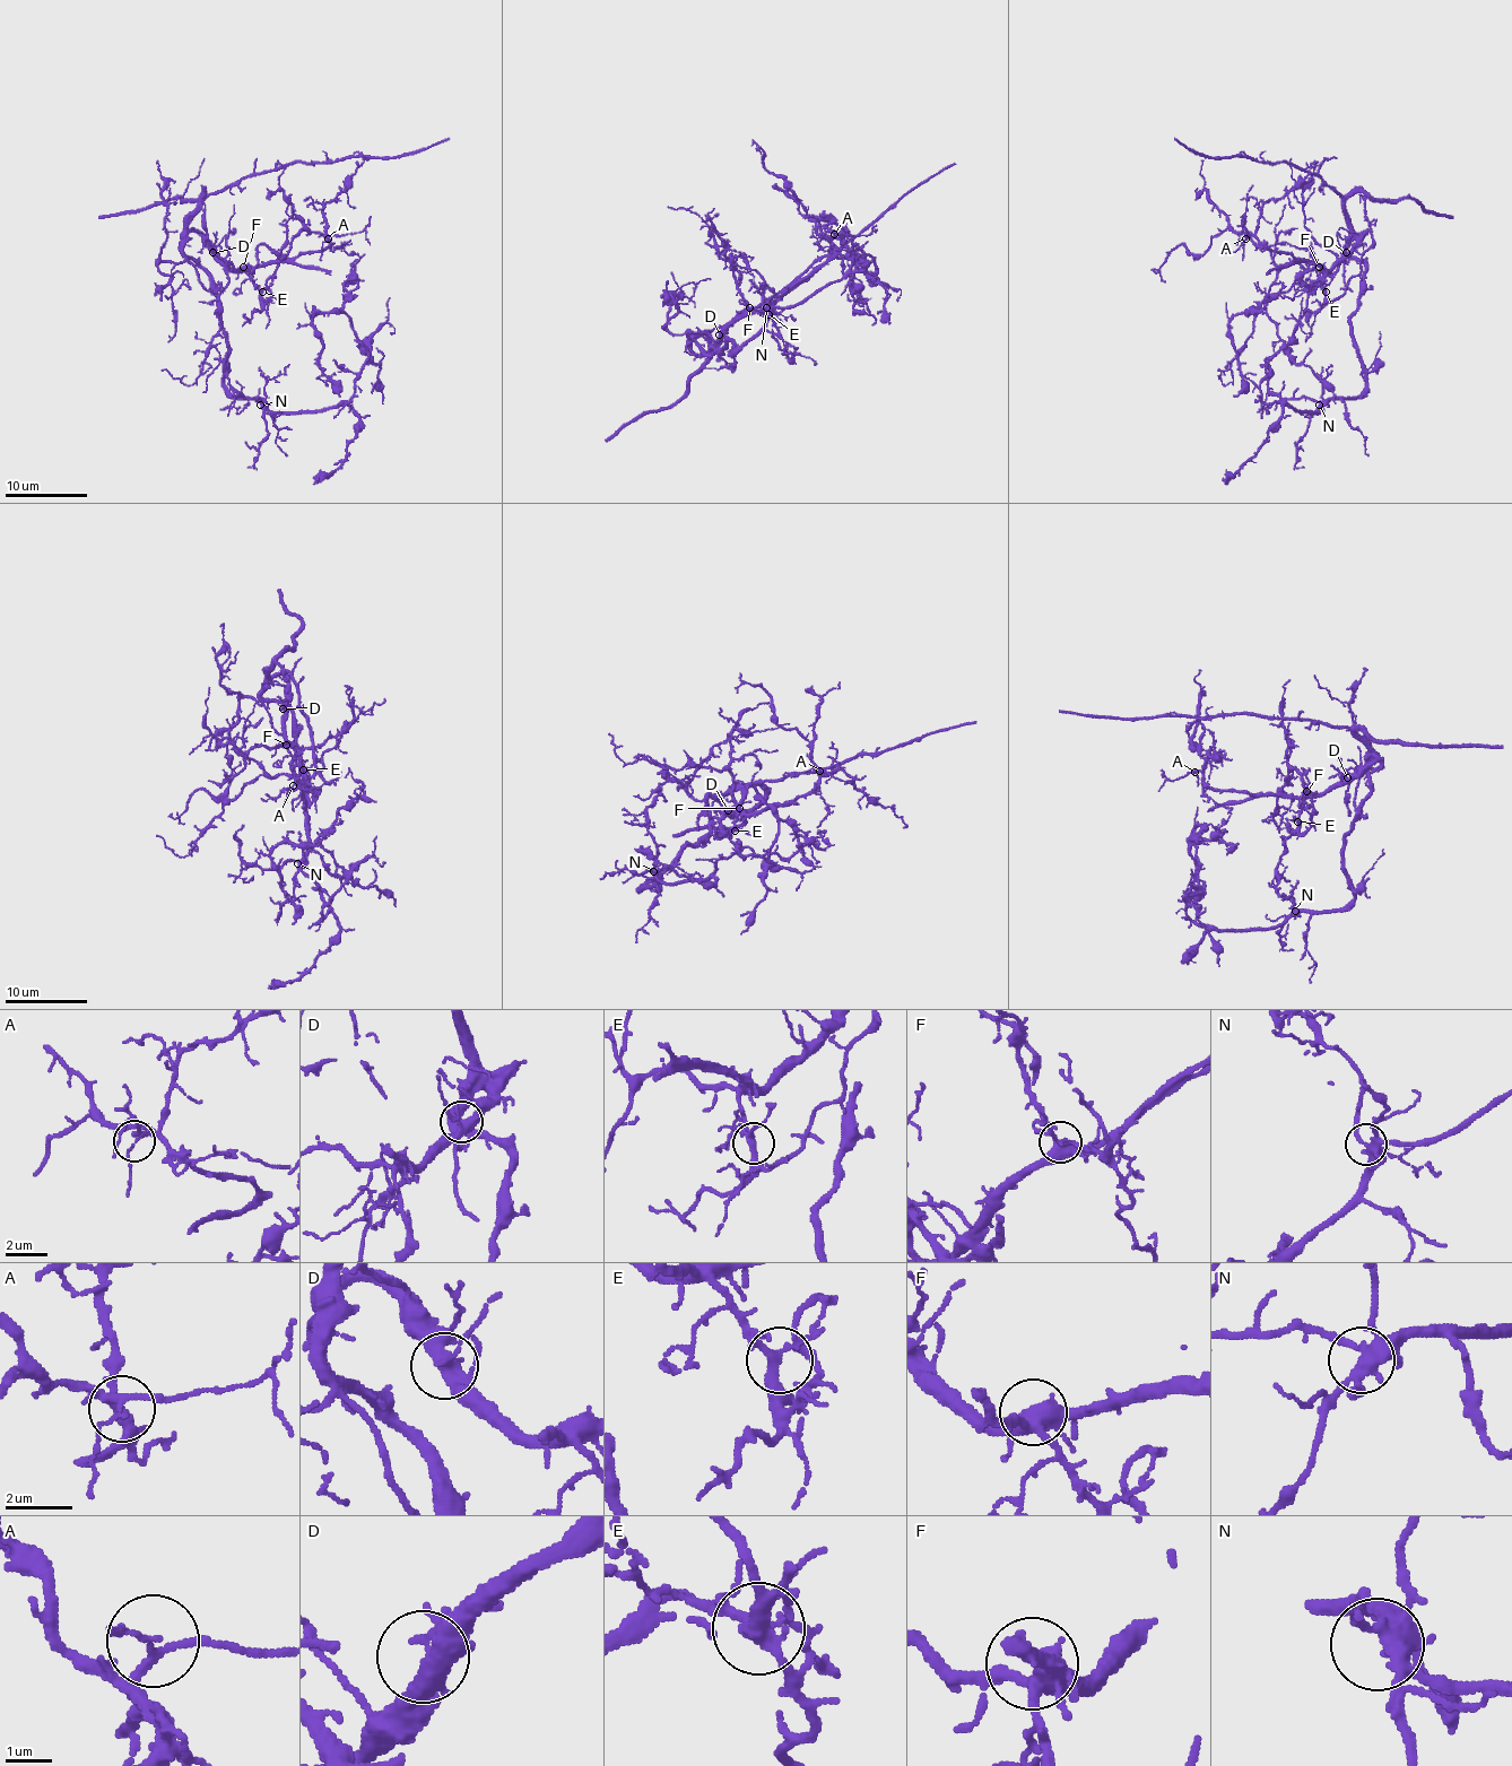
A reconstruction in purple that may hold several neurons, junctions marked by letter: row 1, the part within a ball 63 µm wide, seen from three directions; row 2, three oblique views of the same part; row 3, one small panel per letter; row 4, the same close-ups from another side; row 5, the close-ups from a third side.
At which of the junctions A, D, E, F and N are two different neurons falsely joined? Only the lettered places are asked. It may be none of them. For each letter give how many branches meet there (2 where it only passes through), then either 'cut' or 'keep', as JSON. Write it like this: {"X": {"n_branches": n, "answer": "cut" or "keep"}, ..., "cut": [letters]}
{"A": {"n_branches": 3, "answer": "keep"}, "D": {"n_branches": 4, "answer": "keep"}, "E": {"n_branches": 3, "answer": "keep"}, "F": {"n_branches": 5, "answer": "keep"}, "N": {"n_branches": 6, "answer": "keep"}, "cut": []}

